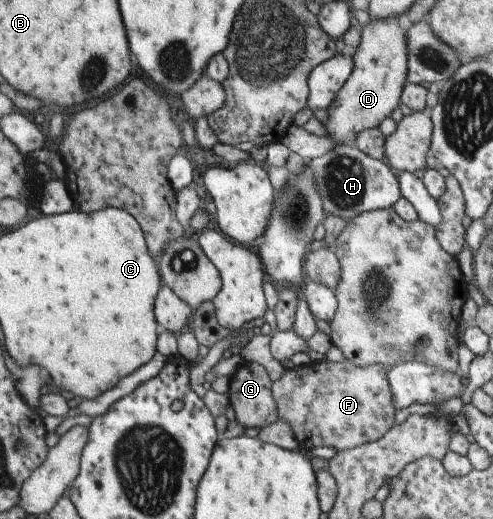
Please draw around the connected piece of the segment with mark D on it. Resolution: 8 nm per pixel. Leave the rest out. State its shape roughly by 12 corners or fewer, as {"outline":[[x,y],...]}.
{"outline":[[370,20],[324,123],[345,145],[392,116],[408,82],[408,33]]}

